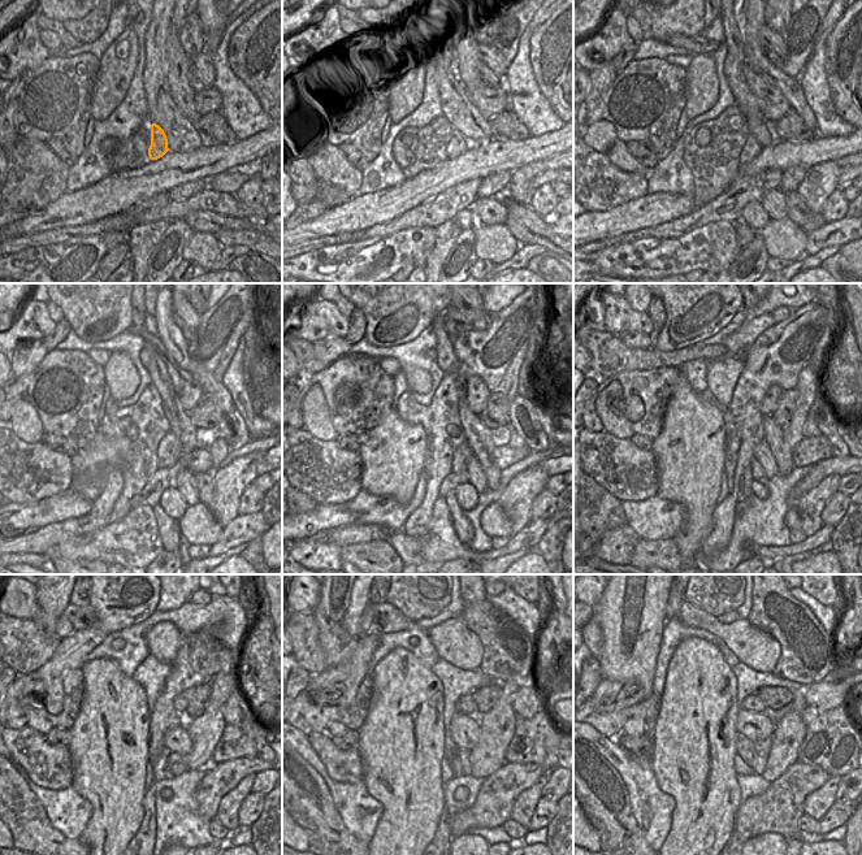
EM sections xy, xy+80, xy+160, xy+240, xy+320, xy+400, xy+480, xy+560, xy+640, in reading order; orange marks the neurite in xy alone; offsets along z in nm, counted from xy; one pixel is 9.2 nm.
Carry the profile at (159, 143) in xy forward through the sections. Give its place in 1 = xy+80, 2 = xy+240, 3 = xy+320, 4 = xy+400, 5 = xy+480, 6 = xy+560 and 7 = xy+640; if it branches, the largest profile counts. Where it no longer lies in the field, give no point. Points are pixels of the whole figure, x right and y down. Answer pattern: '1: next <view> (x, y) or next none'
1: next xy+80 (457, 144)
2: next xy+240 (169, 450)
3: next xy+320 (462, 455)
4: next xy+400 (754, 471)
5: next xy+480 (204, 732)
6: next xy+560 (497, 727)
7: next xy+640 (789, 732)

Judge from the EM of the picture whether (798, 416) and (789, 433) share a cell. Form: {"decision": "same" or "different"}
{"decision": "same"}

